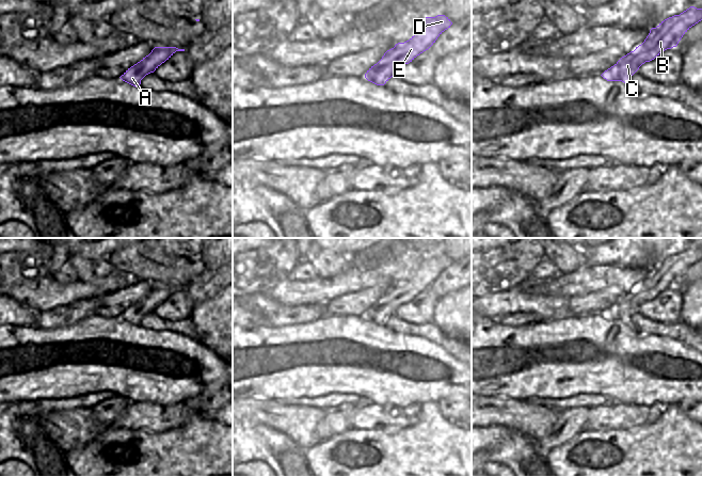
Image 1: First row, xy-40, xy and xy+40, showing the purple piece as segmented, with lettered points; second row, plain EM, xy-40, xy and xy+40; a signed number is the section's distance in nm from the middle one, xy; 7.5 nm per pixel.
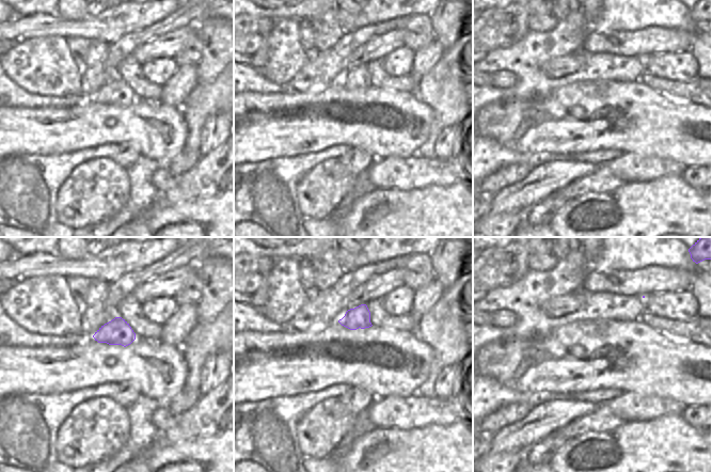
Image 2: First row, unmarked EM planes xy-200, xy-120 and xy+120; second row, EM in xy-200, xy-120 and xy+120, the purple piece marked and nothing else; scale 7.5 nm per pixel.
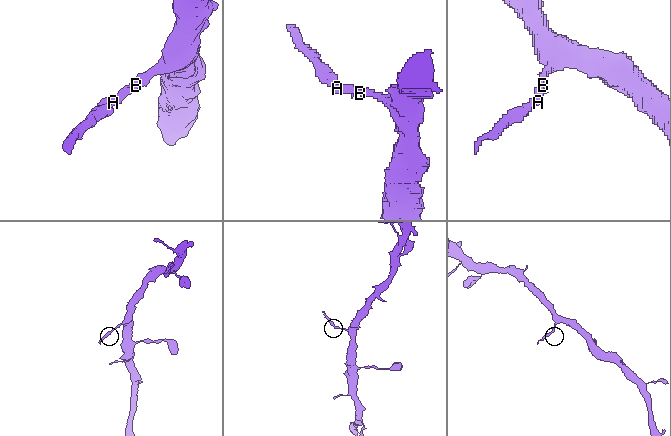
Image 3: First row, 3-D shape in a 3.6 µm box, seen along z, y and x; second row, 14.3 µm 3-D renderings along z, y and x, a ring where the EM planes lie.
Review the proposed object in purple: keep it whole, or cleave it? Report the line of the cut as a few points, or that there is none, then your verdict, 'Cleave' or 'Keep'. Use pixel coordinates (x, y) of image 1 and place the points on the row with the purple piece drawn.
Split along xy (394, 47), (401, 64). Cleave

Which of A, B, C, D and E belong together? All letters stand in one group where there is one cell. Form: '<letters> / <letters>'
A C / B D E

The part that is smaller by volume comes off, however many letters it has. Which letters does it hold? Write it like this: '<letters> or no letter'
A, C

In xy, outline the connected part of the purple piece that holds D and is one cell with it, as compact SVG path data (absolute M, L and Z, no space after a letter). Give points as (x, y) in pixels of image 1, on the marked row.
M445 15L424 18L416 33L409 41L398 43L394 47L395 52L399 54L401 65L409 64L417 55L428 50L451 25L452 22Z

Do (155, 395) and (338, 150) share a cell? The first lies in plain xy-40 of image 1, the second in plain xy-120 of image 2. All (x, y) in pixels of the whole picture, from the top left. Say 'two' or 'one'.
two

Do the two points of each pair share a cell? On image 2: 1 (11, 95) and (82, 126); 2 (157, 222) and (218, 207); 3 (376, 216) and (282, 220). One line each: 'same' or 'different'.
1: different
2: same
3: different

